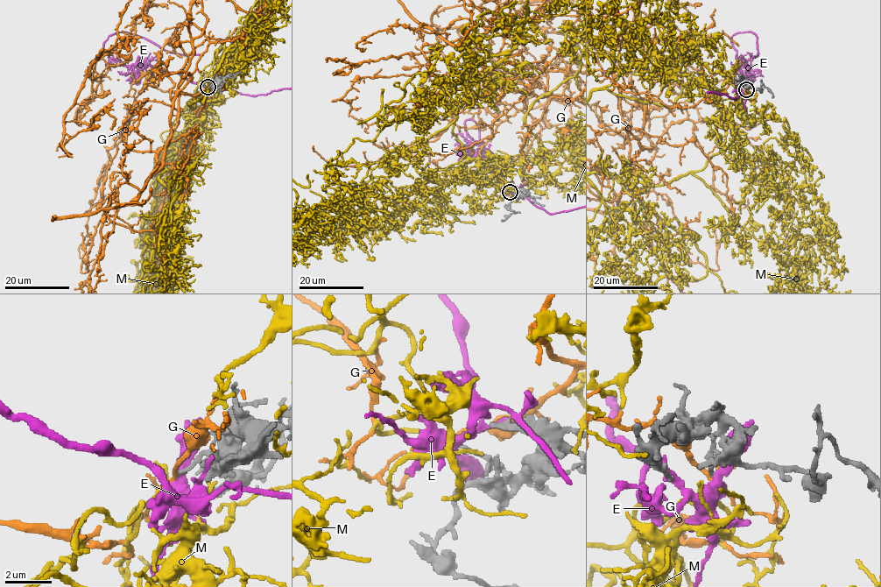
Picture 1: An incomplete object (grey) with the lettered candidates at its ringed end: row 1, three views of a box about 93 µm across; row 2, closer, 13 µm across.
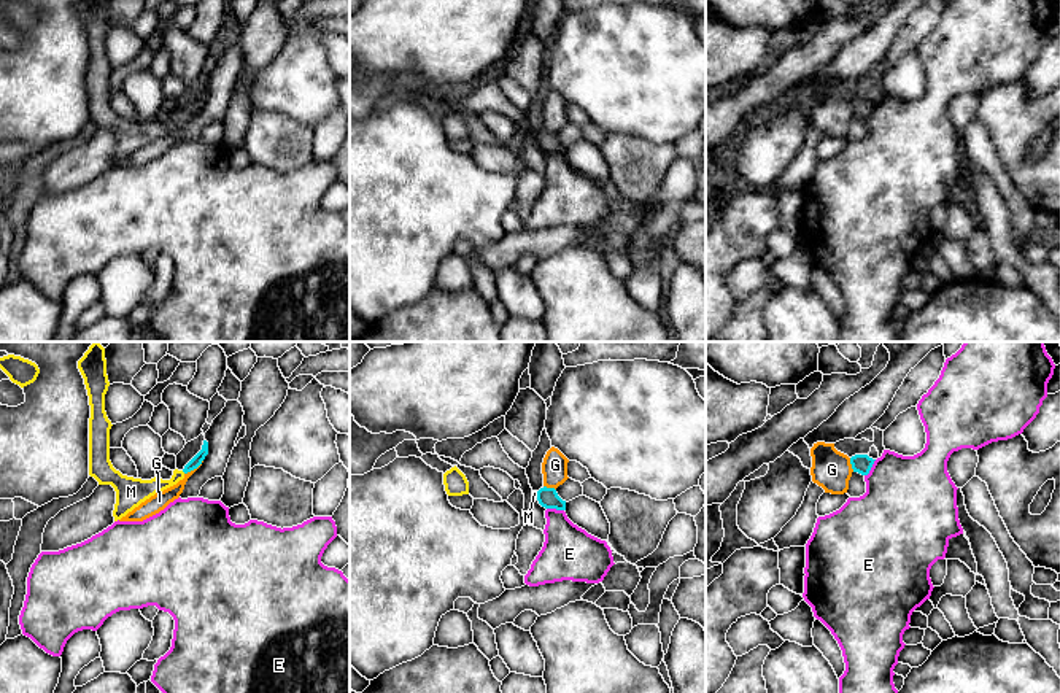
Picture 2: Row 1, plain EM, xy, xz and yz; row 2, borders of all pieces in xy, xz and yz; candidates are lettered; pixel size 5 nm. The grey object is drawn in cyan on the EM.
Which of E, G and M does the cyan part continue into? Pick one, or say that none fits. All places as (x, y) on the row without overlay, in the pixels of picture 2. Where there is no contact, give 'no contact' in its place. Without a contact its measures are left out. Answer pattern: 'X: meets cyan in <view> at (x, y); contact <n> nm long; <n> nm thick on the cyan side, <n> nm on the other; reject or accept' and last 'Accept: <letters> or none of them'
E: meets cyan in yz at (871, 110); contact 110 nm long; 100 nm thick on the cyan side, 440 nm on the other; reject
G: meets cyan in xy at (194, 112); contact 120 nm long; 60 nm thick on the cyan side, 90 nm on the other; reject
M: meets cyan in xz at (537, 139); contact 30 nm long; 100 nm thick on the cyan side, 30 nm on the other; accept
Accept: M

